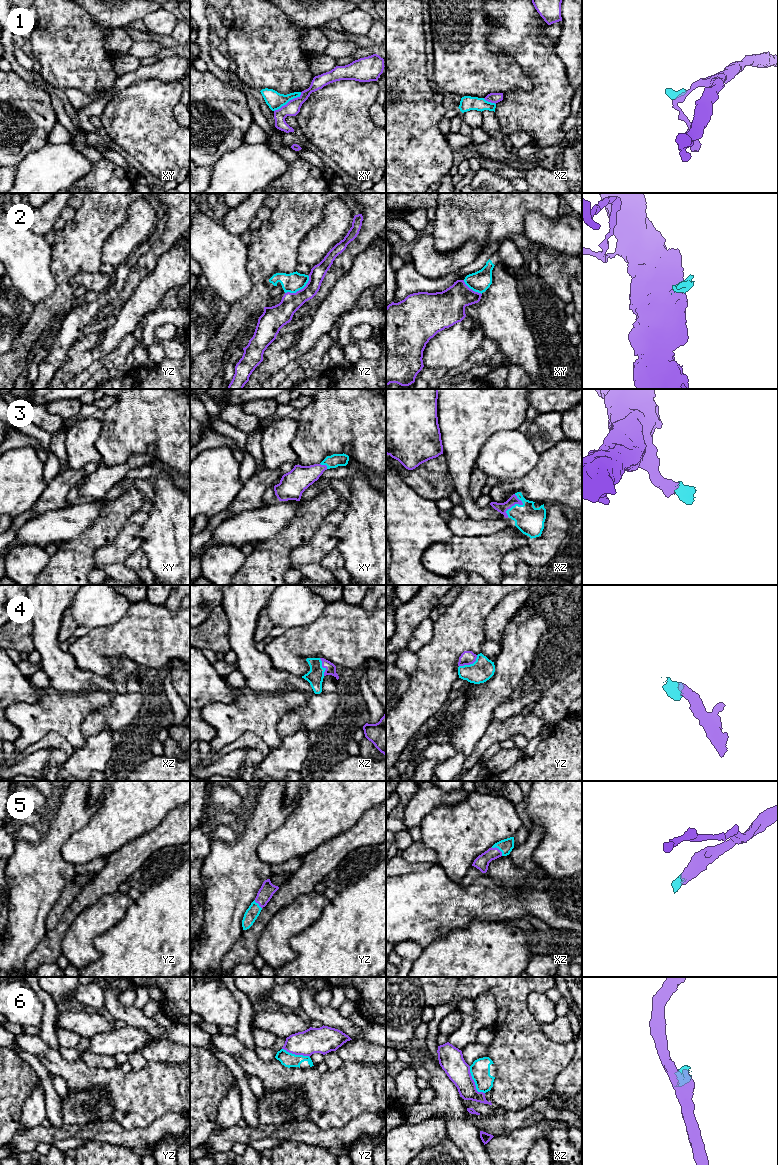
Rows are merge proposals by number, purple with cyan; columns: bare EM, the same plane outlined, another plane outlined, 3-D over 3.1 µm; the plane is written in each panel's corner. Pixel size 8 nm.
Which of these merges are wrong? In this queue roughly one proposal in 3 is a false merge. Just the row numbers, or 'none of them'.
1, 2, 6

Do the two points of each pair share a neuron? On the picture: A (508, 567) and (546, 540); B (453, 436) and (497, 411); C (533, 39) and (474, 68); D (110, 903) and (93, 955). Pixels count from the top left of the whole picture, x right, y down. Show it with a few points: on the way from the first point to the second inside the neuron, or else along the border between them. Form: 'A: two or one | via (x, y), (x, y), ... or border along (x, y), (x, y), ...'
A: one | via (517, 561), (529, 557), (537, 549)
B: one | via (464, 425), (478, 411), (486, 411)
C: two | border along (487, 37), (492, 51), (509, 55), (522, 68)
D: one | via (100, 916), (89, 927), (89, 942)

